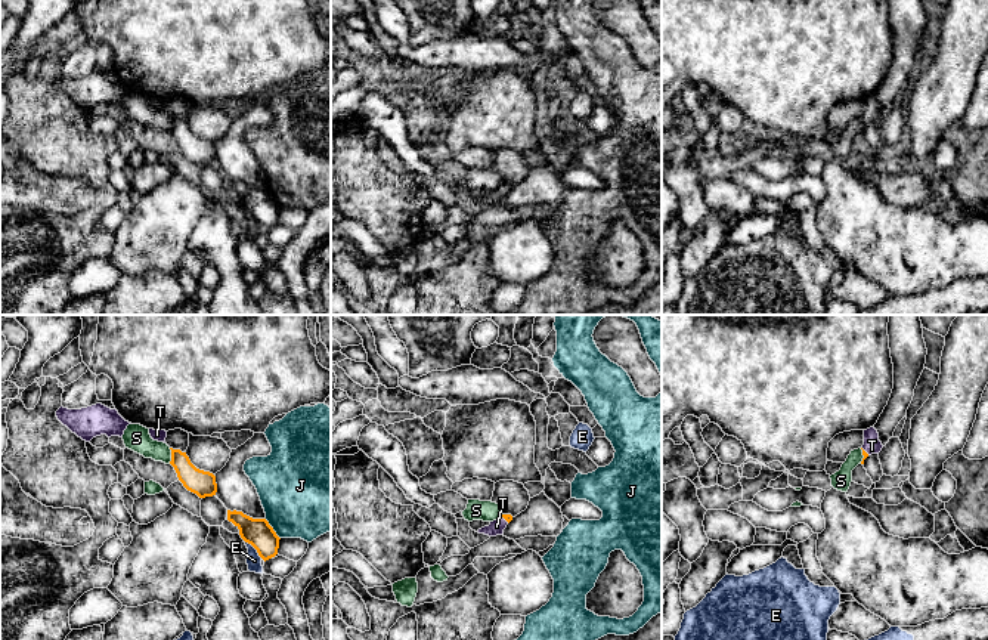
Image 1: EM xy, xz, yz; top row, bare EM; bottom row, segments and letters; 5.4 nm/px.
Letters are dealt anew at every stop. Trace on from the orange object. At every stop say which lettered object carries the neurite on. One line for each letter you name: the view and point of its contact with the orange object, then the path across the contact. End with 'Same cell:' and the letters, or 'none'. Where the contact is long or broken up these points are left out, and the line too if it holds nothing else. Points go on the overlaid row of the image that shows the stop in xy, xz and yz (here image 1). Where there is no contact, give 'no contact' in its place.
T: contact xz (505, 519); way xz (508, 518), (505, 519), (496, 526)
Same cell: T

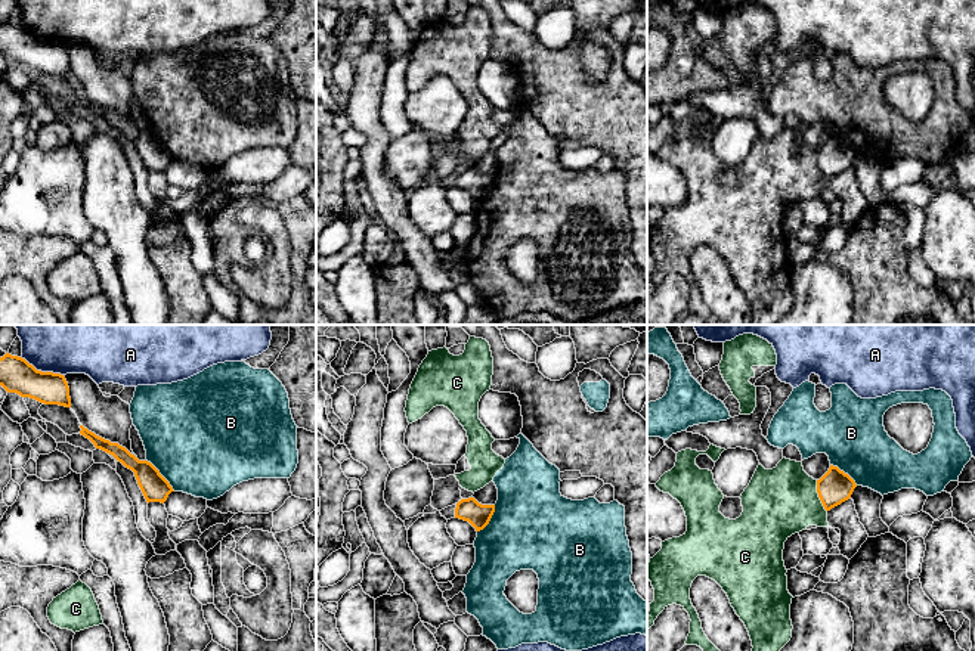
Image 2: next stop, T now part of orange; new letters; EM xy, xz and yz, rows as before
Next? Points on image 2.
Same cell: none

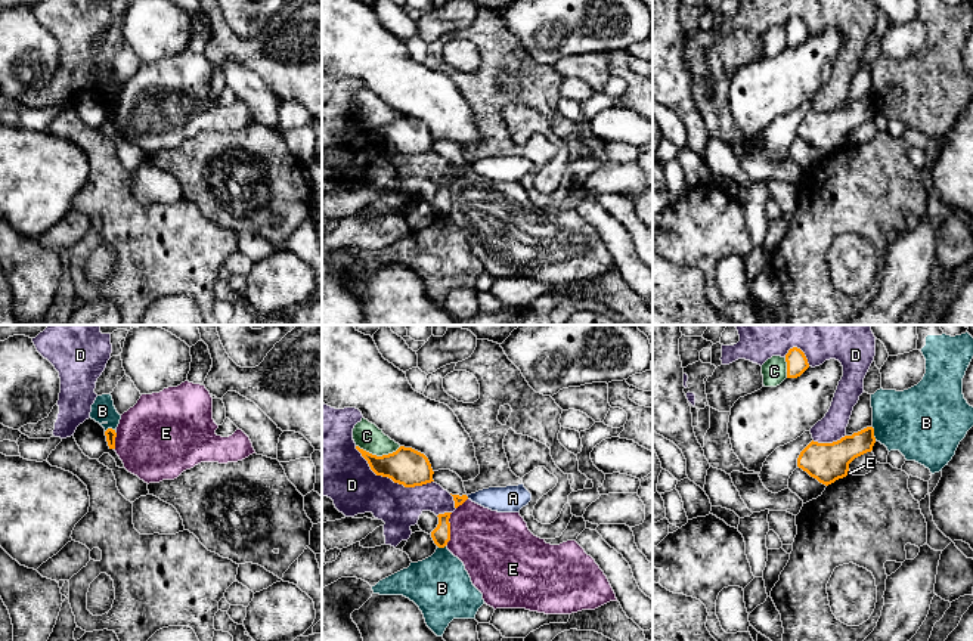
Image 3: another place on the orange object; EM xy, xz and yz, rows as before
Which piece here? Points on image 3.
A: contact xz (467, 496); way xz (458, 499), (467, 496), (513, 498)
Same cell: A

